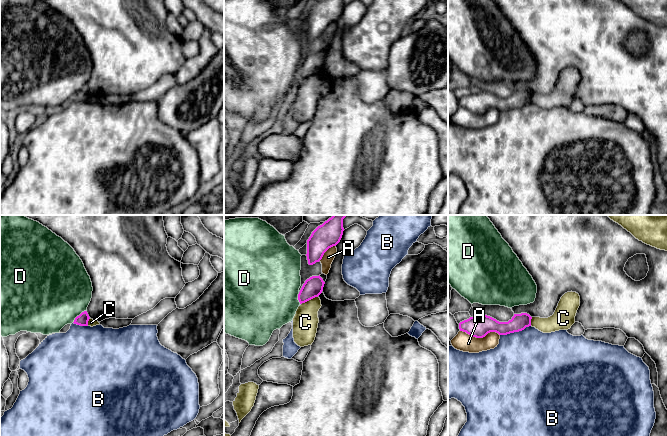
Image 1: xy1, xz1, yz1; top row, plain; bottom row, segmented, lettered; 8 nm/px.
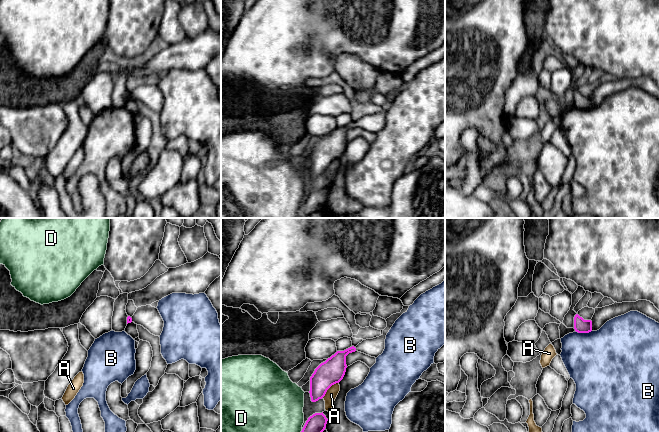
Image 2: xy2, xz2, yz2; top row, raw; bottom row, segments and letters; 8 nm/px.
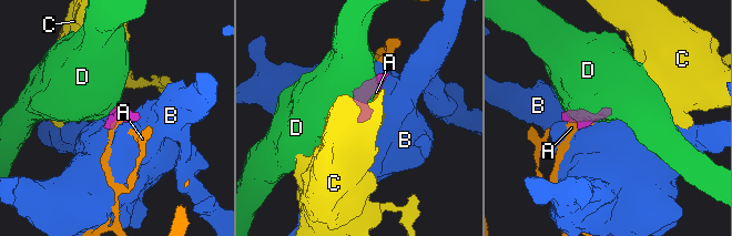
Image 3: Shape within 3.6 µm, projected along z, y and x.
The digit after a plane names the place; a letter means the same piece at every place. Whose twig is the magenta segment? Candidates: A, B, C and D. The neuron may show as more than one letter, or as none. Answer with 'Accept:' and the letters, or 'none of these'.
Accept: none of these

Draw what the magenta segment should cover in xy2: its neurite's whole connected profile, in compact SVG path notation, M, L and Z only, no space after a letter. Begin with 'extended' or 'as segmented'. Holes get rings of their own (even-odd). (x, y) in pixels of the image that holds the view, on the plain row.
extended | M151 81L138 83L132 93L127 93L127 100L131 98L143 102L155 112L160 112L164 103L164 97L158 85Z

